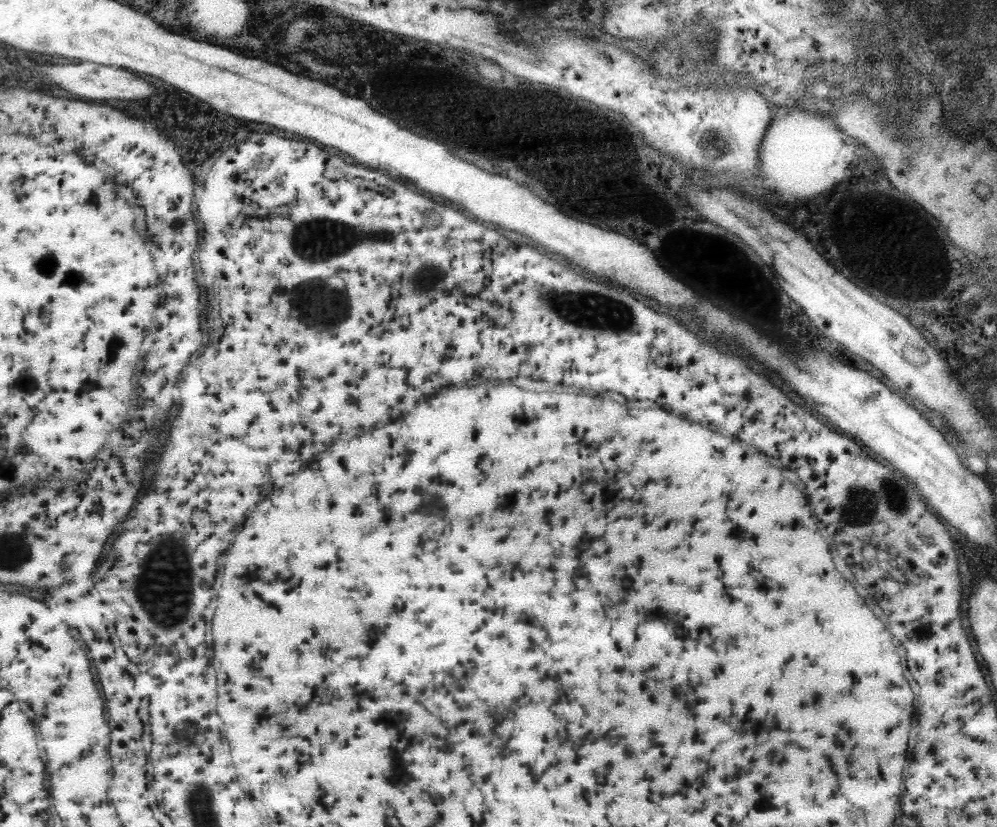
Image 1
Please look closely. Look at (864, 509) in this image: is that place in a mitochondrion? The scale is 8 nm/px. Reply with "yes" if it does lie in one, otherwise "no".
yes

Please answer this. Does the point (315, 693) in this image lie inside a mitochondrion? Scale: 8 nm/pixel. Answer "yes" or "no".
no

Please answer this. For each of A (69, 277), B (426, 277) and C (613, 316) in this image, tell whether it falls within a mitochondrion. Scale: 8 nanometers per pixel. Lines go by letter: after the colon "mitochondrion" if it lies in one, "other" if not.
A: mitochondrion
B: mitochondrion
C: mitochondrion

